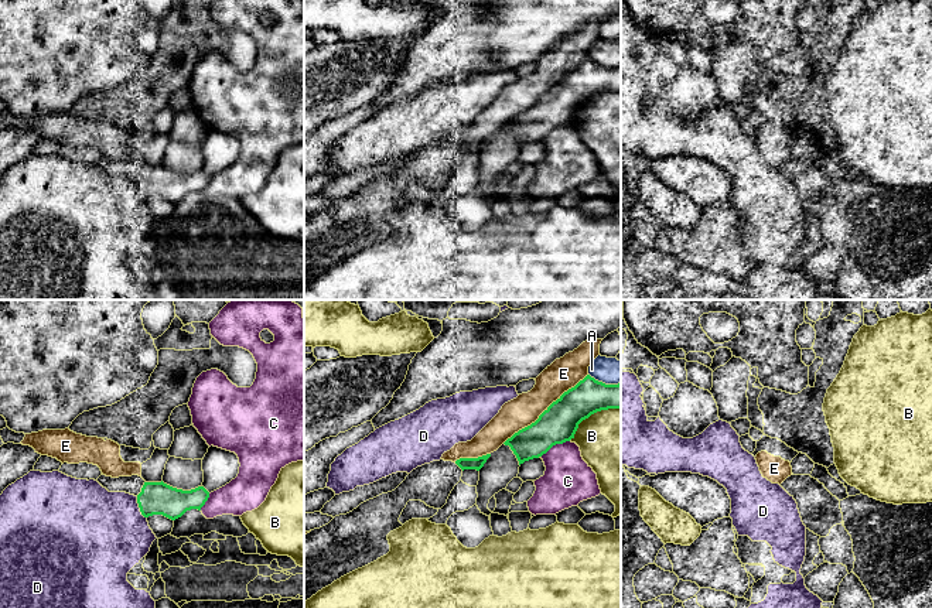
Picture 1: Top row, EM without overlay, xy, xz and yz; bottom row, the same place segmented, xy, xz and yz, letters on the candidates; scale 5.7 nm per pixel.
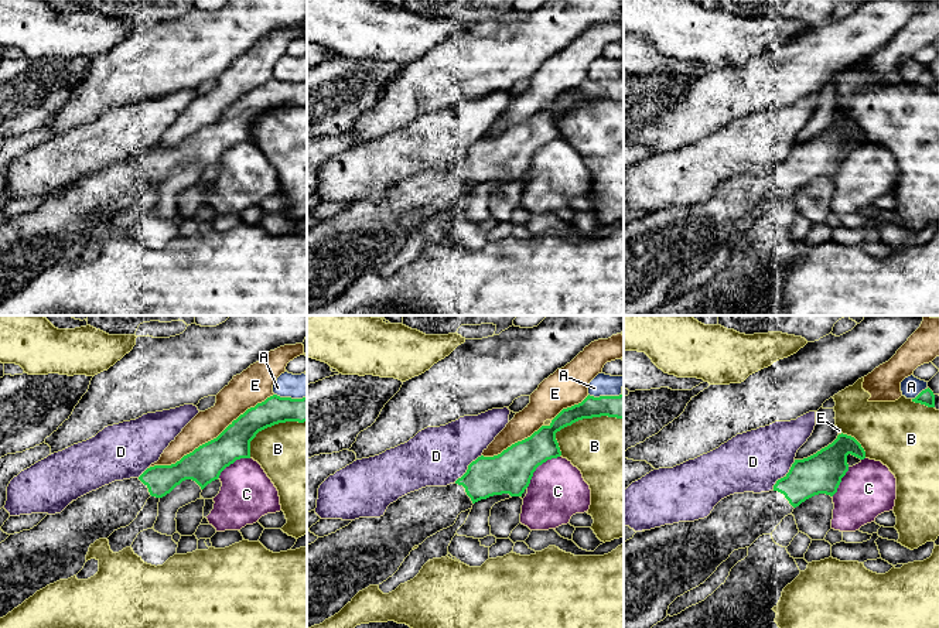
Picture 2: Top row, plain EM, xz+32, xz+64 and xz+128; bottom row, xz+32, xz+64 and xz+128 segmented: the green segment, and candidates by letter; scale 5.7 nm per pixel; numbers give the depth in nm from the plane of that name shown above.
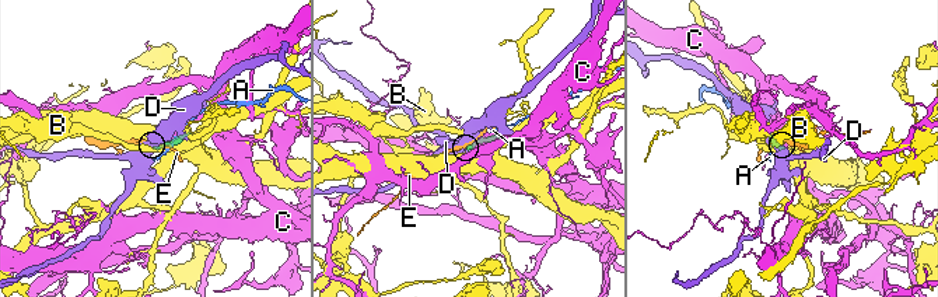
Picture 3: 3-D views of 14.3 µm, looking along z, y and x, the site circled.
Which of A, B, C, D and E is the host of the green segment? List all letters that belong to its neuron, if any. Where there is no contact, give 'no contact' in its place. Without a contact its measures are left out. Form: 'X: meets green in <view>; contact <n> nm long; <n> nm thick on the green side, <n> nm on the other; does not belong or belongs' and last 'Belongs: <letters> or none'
A: meets green in xz; contact 190 nm long; 200 nm thick on the green side, 160 nm on the other; does not belong
B: meets green in xz; contact 340 nm long; 220 nm thick on the green side, 420 nm on the other; does not belong
C: meets green in xz; contact 190 nm long; 220 nm thick on the green side, 280 nm on the other; does not belong
D: meets green in xy; contact 140 nm long; 190 nm thick on the green side, 480 nm on the other; does not belong
E: meets green in xz; contact 650 nm long; 220 nm thick on the green side, 180 nm on the other; does not belong
Belongs: none

